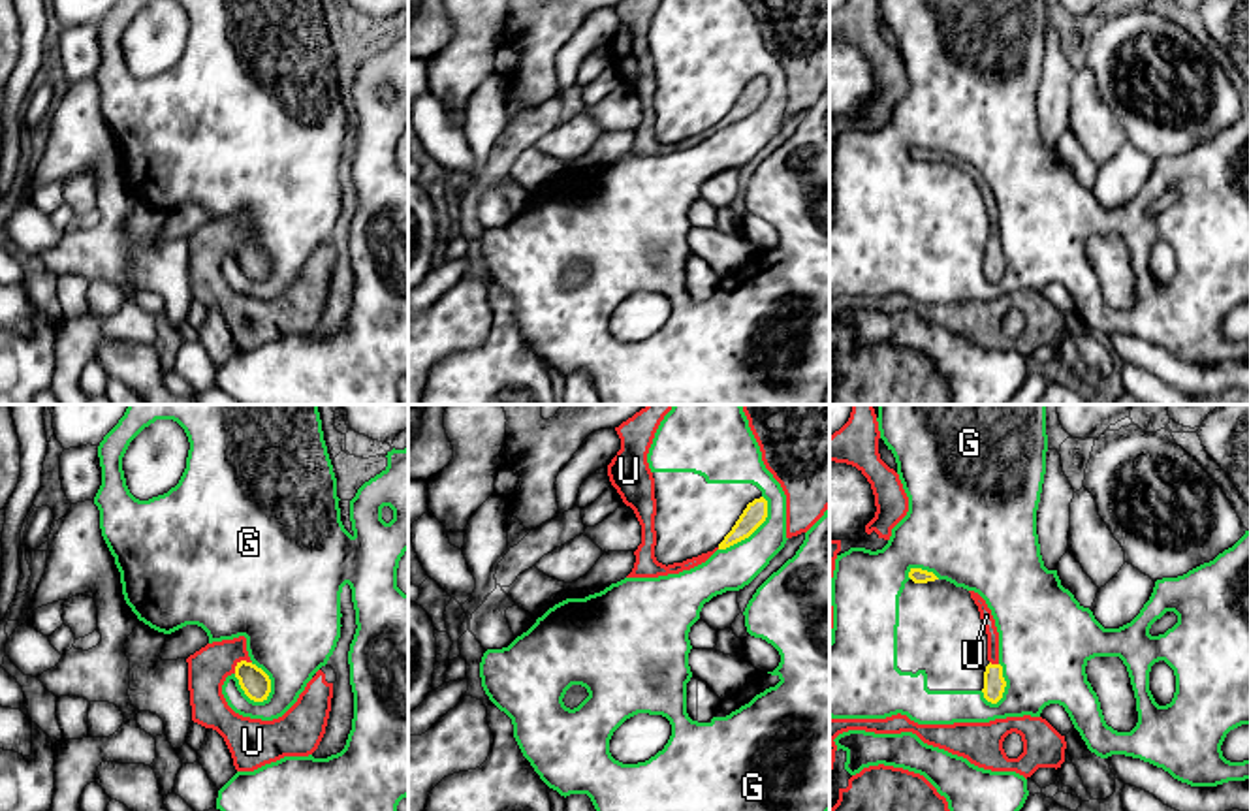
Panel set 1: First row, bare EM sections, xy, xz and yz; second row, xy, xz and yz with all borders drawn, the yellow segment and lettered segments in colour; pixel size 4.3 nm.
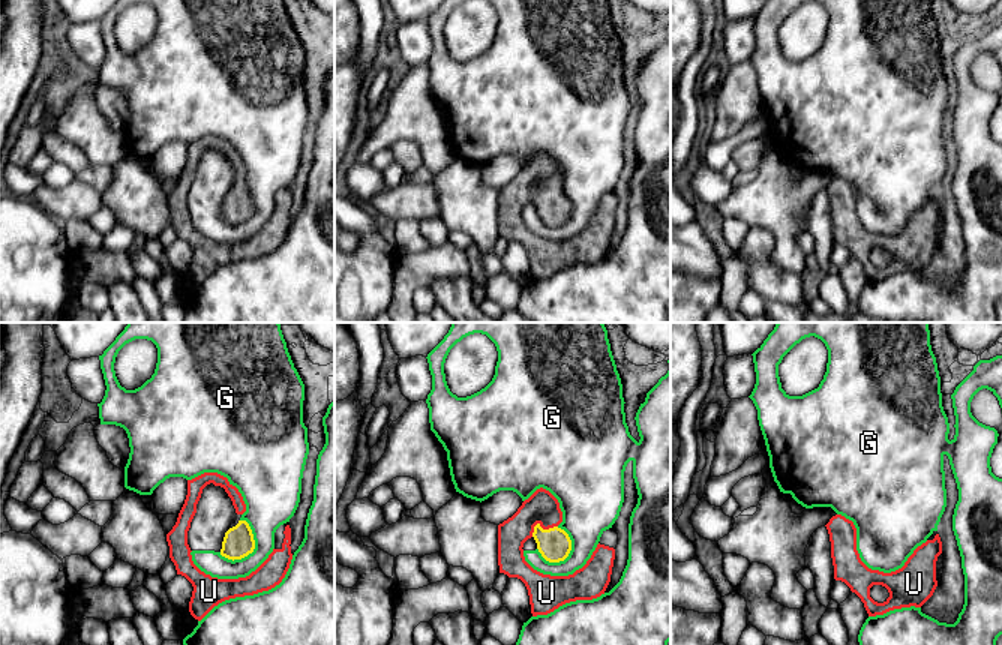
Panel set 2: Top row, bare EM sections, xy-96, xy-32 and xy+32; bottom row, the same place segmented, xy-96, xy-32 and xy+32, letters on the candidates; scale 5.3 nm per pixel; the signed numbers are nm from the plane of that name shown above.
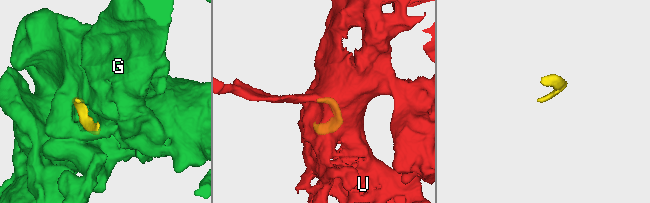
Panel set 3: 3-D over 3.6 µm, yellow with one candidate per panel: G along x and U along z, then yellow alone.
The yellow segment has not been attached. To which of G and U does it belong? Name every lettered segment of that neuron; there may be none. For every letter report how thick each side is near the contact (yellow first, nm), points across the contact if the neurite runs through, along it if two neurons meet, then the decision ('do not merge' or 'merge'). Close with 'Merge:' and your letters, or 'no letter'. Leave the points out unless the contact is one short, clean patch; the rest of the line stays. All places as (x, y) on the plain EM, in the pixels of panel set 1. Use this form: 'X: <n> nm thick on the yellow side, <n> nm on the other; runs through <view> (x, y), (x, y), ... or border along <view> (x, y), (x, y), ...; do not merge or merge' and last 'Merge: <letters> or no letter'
G: 120 nm thick on the yellow side, 260 nm on the other; do not merge
U: 120 nm thick on the yellow side, 180 nm on the other; merge
Merge: U

